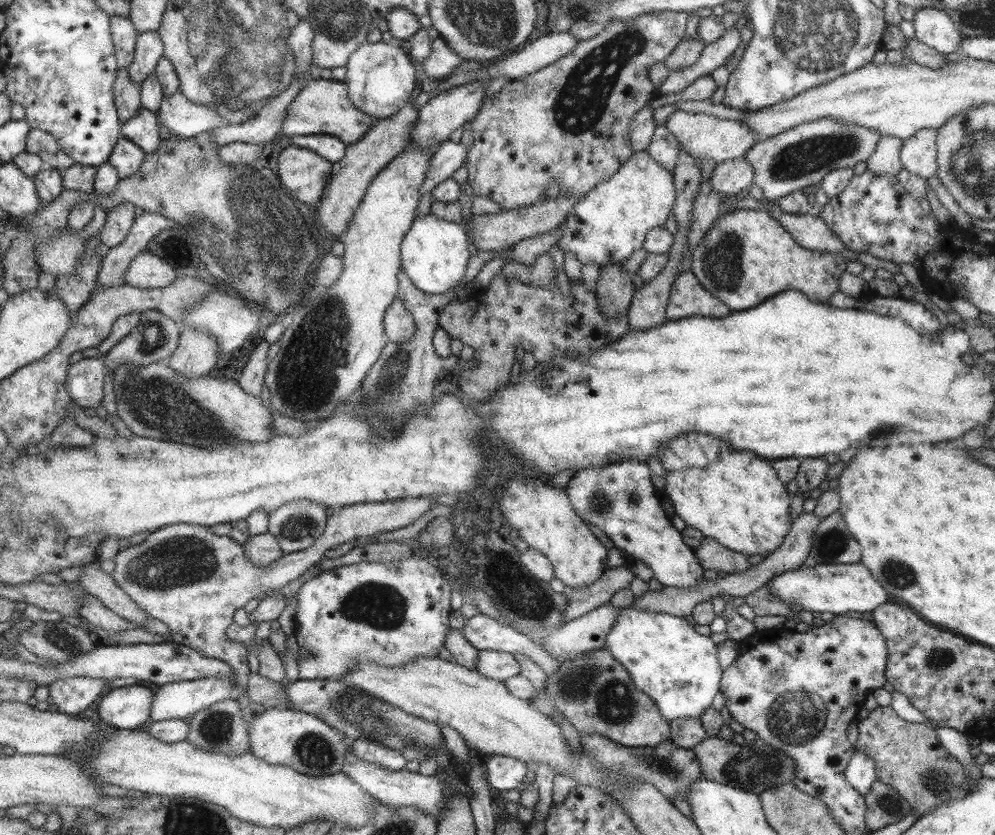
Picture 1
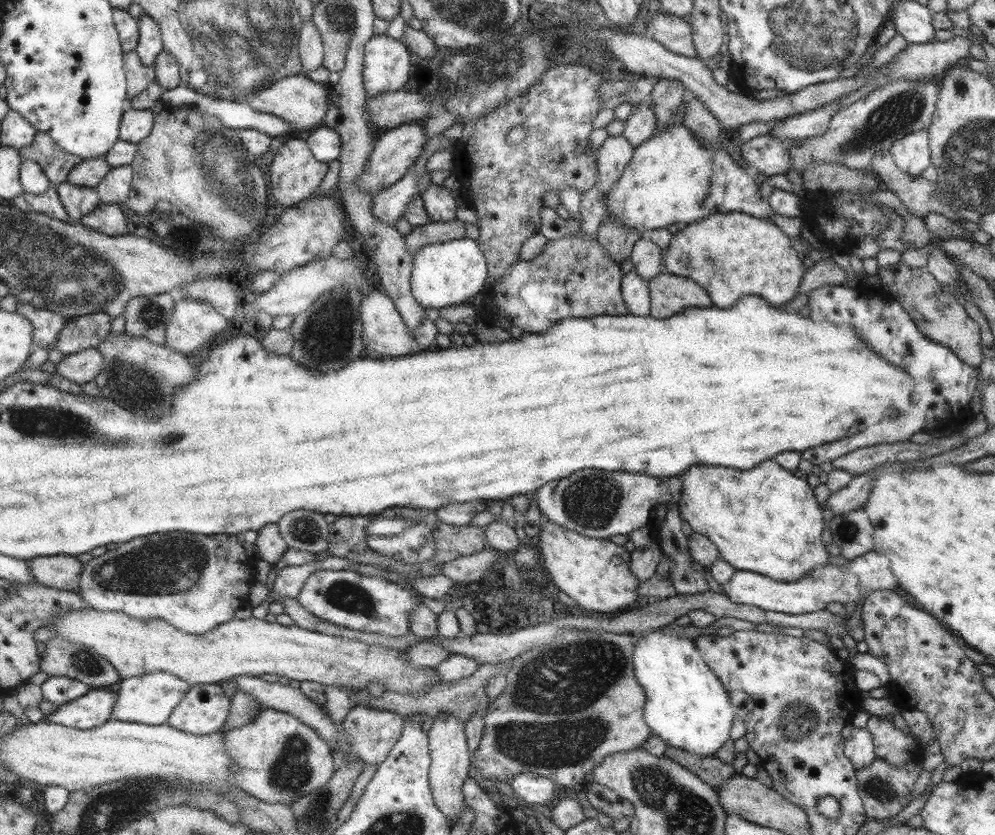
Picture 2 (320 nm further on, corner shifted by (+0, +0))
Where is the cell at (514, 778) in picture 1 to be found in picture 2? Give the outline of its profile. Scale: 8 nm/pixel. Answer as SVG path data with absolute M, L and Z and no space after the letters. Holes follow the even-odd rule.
M535 773L516 774L510 780L509 785L518 797L528 802L529 806L532 804L547 805L558 799L557 785L551 779Z

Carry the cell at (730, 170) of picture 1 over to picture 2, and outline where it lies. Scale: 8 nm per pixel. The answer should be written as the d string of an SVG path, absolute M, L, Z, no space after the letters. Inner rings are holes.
M768 135L755 136L741 144L741 158L754 172L766 177L783 174L789 169L788 142L781 142Z

